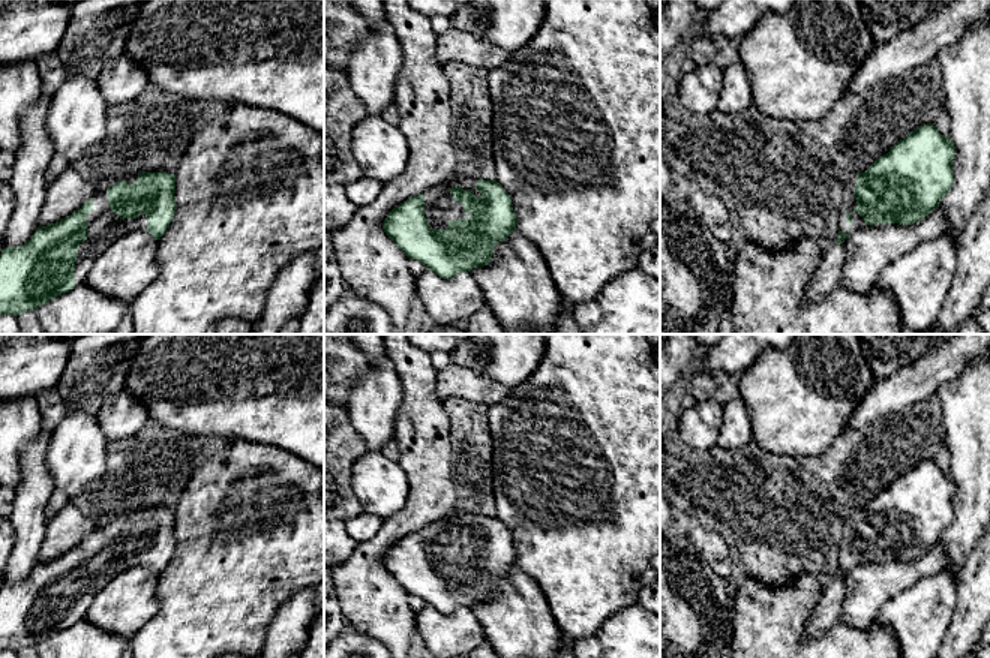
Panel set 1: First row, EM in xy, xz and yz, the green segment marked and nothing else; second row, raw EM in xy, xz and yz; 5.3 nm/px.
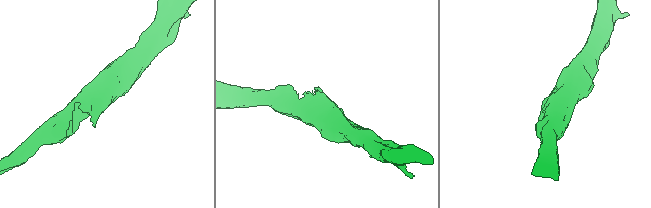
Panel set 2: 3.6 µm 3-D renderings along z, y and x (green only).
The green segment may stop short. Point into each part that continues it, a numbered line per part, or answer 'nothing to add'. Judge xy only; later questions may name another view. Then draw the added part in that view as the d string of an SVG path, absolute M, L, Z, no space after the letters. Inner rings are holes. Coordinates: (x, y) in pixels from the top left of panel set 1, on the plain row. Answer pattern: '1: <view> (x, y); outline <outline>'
1: xy (104, 562); outline M98 526L93 532L93 547L87 550L87 576L78 580L78 595L75 598L75 624L82 621L94 597L116 576L132 567L147 567L147 552L136 555L120 555L111 547L108 526Z

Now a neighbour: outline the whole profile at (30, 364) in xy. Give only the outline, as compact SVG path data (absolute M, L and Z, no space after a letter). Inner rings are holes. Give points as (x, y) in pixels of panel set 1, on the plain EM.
M52 334L20 339L0 349L0 403L36 396L56 387L70 357L72 343Z

